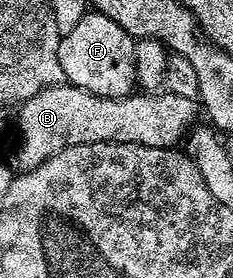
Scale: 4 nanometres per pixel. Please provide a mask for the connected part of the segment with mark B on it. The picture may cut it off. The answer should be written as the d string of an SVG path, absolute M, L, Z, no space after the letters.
M61 85L58 87L44 87L34 97L19 104L20 111L20 148L16 151L17 168L29 171L42 161L54 157L64 147L86 145L87 143L141 143L151 147L175 148L176 143L185 138L193 127L197 126L197 100L190 97L178 97L165 90L163 93L133 93L125 99L111 99L98 97L81 87Z

